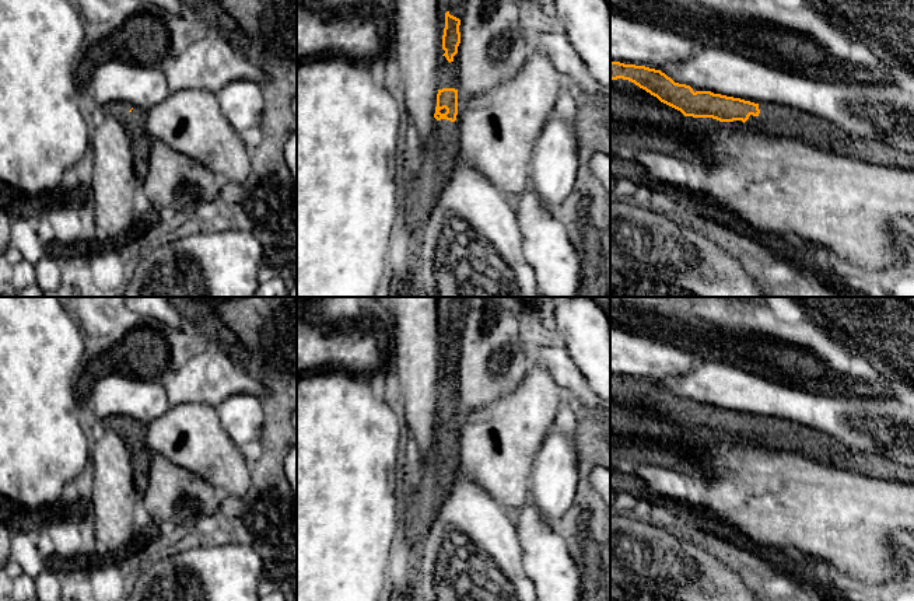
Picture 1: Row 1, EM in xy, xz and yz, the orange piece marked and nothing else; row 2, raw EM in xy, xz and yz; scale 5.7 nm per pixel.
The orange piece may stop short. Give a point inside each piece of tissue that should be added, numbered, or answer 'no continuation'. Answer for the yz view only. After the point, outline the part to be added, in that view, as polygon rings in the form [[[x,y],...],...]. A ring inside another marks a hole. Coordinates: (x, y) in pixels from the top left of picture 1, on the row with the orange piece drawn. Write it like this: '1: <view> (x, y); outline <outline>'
1: yz (783, 121); outline [[[759,104],[759,109],[760,113],[757,116],[750,115],[745,123],[742,120],[689,119],[689,137],[697,133],[711,133],[717,127],[731,125],[747,130],[761,130],[778,136],[795,137],[843,157],[914,171],[914,154],[911,153],[897,150],[878,140],[852,136],[827,120],[789,106]]]

